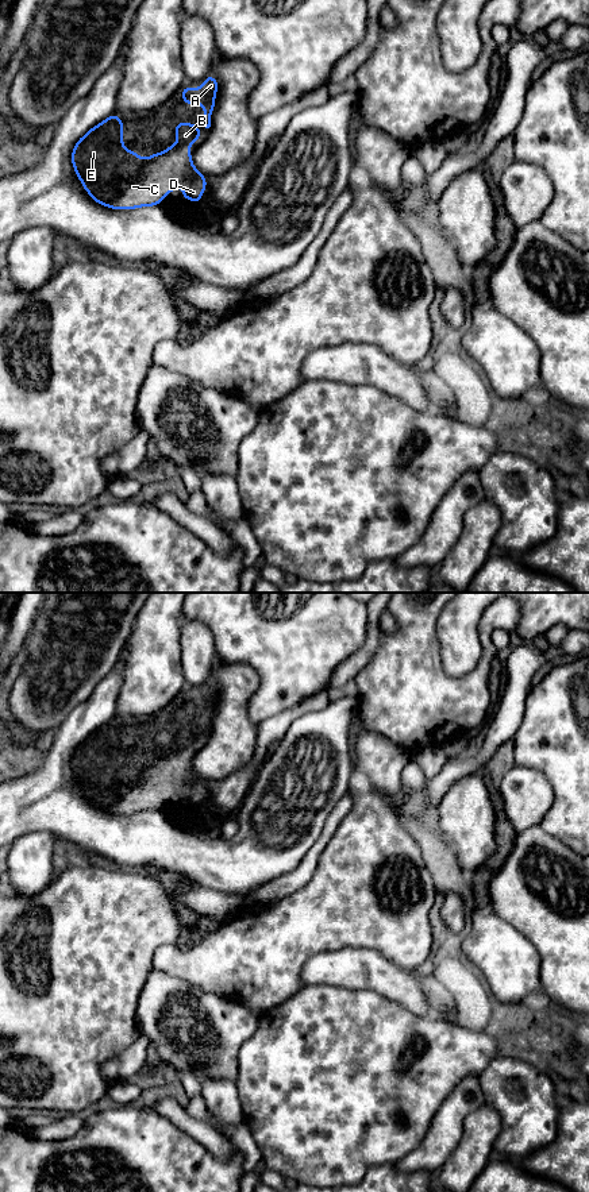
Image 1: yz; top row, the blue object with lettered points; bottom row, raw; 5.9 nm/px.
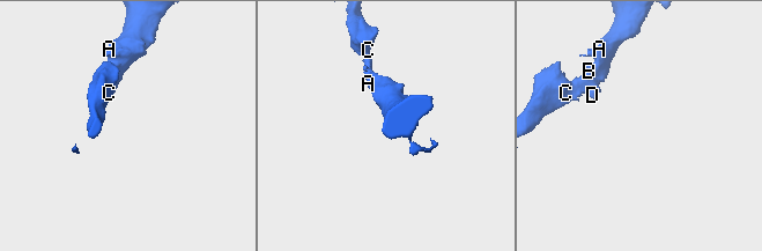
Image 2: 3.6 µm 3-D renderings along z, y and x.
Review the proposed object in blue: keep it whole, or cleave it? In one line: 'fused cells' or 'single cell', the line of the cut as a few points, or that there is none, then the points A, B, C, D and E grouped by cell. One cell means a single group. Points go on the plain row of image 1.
single cell; no cut; A B C D E

